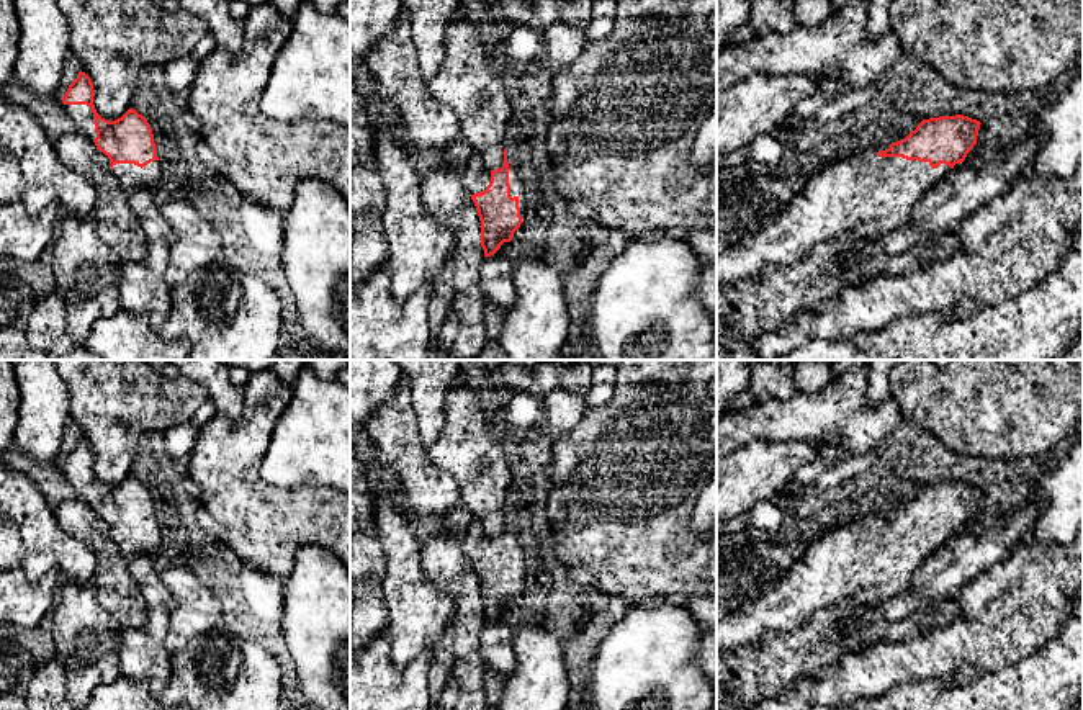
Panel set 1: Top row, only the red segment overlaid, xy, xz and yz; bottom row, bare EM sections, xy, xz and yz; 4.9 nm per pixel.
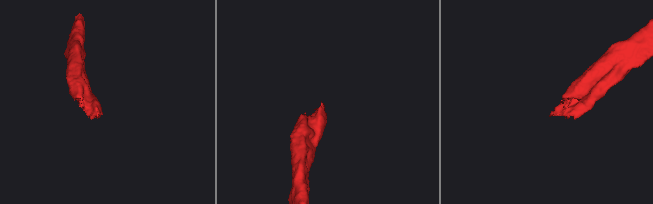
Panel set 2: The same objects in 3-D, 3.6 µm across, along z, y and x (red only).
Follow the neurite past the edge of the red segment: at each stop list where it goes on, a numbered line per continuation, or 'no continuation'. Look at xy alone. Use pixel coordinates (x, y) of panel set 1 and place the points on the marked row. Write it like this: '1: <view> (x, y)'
1: xy (80, 115)

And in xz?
1: xz (516, 184)

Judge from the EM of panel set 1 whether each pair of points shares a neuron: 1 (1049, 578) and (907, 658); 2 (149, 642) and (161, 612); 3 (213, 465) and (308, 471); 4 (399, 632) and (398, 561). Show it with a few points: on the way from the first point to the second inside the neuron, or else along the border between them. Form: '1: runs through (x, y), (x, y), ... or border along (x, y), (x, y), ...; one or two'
1: runs through (1013, 611), (979, 645), (943, 650); one
2: runs through (151, 635), (157, 619); one
3: border along (272, 432), (259, 475), (267, 483), (290, 491); two
4: runs through (401, 614), (401, 579); one

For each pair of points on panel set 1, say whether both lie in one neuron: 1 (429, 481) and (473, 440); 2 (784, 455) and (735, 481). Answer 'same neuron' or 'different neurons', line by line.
1: different neurons
2: same neuron

